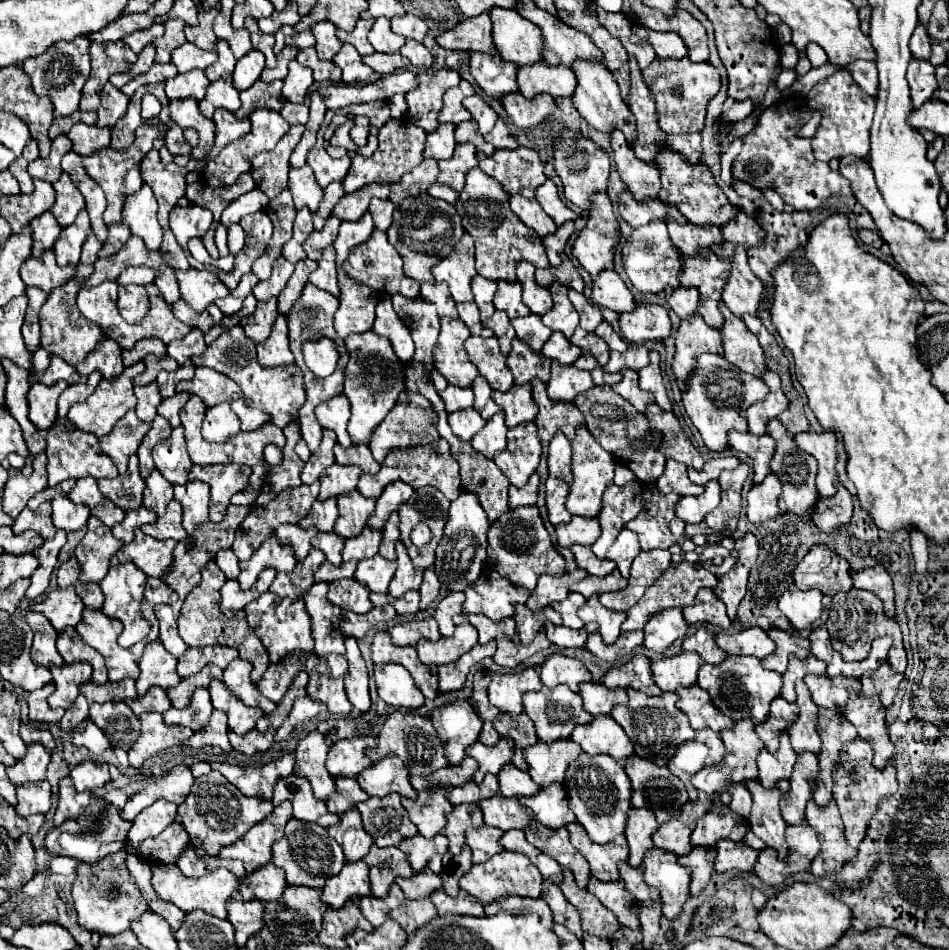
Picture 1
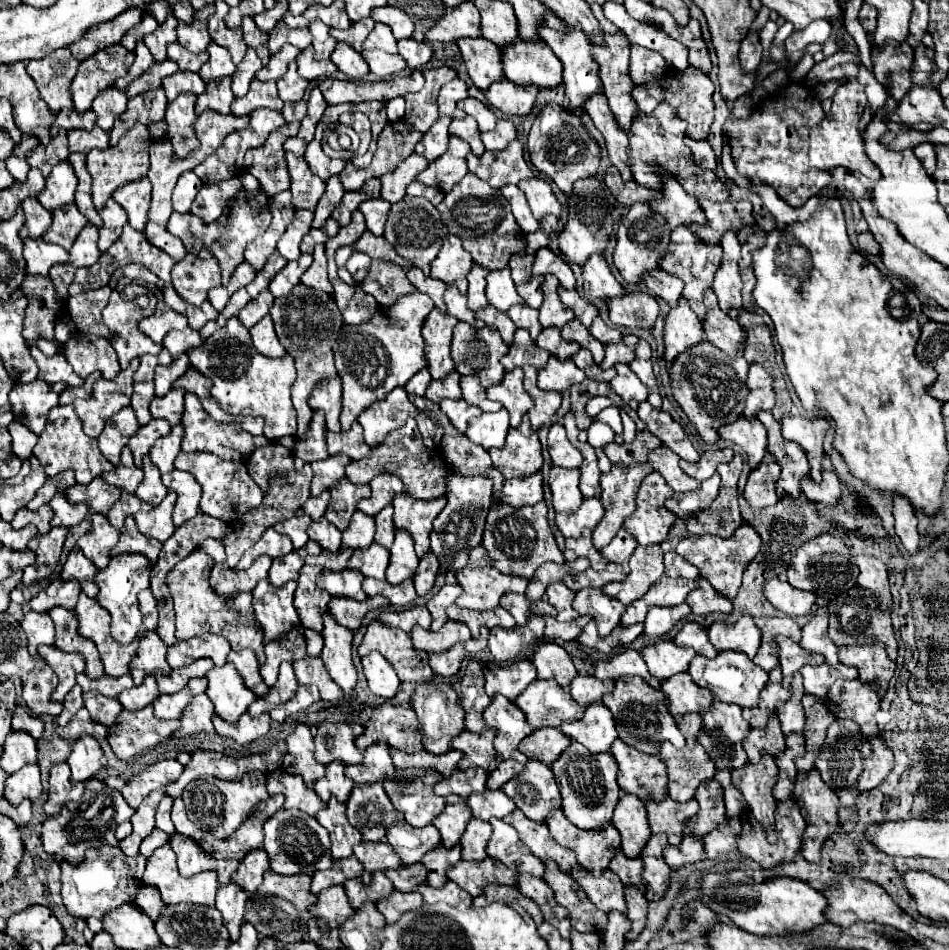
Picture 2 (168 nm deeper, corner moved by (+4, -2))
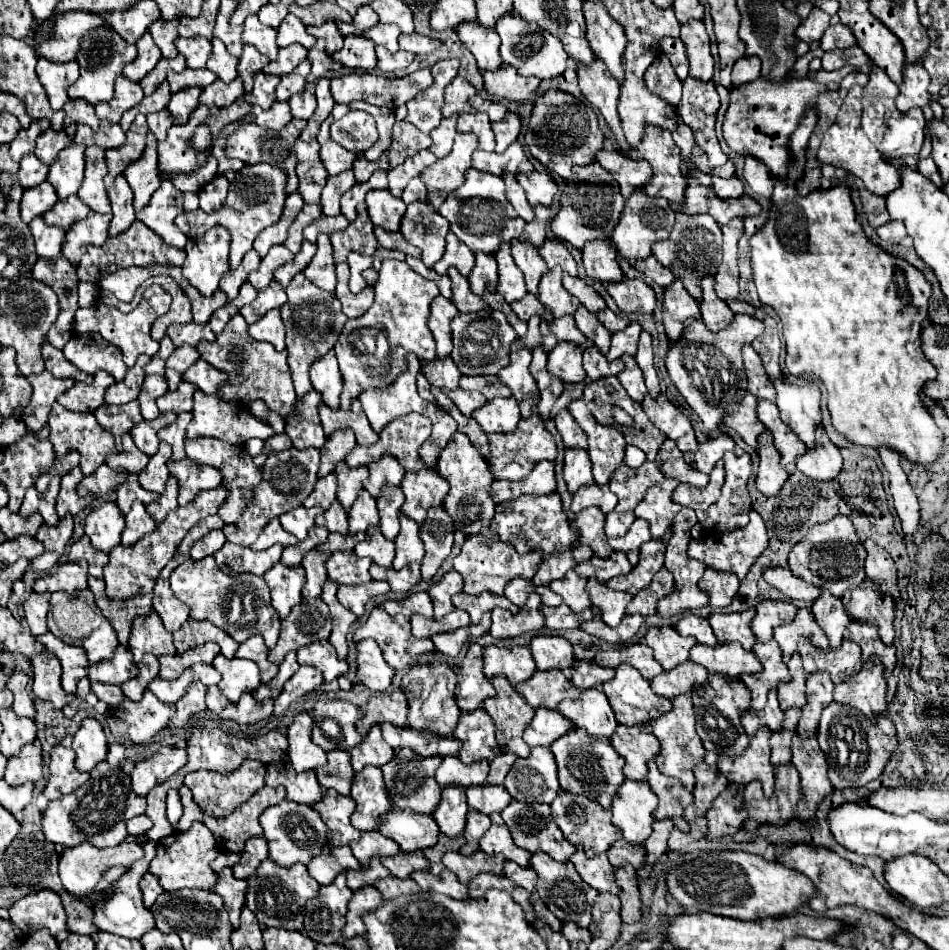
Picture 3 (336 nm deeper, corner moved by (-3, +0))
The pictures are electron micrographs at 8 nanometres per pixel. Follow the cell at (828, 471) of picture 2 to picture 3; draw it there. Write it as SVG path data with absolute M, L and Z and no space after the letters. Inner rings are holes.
M825 439L815 449L807 449L797 457L797 469L817 481L831 481L841 471L841 453L839 449Z

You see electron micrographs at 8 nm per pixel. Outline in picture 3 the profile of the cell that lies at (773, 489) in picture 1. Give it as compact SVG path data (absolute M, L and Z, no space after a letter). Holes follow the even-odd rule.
M767 429L759 435L759 457L761 463L755 479L757 489L767 497L775 497L787 481L789 473L781 467L781 453L775 449L773 437Z

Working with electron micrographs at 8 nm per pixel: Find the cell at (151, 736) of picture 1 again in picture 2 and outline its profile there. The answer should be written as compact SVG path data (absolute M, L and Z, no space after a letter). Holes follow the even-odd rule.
M144 707L142 711L124 709L118 717L118 727L110 729L108 741L116 757L126 761L142 755L160 739L168 739L179 726L179 720L166 721L154 717L152 707Z

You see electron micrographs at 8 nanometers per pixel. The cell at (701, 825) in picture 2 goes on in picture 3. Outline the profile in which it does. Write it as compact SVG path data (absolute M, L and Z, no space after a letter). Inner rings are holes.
M705 761L693 767L693 775L695 775L693 801L683 811L683 817L687 823L691 823L695 817L705 817L713 799L721 791L725 791L725 785L727 785L727 779L719 773L719 769L715 765L707 765Z

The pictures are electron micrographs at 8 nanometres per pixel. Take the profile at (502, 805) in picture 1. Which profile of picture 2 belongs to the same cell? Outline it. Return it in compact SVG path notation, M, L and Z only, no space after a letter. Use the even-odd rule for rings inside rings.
M484 791L478 795L470 795L466 803L472 809L472 815L482 821L490 821L492 817L502 819L516 809L514 801L506 797L504 791Z

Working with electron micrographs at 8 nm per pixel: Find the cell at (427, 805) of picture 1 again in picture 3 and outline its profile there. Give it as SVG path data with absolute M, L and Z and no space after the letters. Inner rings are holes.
M407 747L397 749L395 757L381 767L385 787L393 805L397 805L399 809L411 809L415 813L431 815L441 797L441 787L435 781L435 769L439 767L439 763L441 763L439 757L421 757L413 749L407 749Z

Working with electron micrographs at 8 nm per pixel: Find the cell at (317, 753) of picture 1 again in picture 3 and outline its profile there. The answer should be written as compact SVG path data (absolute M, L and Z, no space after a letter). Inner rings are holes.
M301 711L295 715L293 723L287 727L287 739L289 739L289 761L295 771L309 771L317 769L317 765L323 765L325 751L311 741L311 717Z

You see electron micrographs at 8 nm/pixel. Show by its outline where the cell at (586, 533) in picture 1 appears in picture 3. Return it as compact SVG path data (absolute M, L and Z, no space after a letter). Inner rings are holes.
M587 485L581 487L575 495L573 495L573 503L571 503L571 513L579 513L581 509L587 507L599 507L603 513L609 513L615 505L617 505L617 497L611 493L609 485Z

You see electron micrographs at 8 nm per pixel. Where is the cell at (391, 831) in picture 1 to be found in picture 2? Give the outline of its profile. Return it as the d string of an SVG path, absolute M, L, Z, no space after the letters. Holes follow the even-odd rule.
M376 783L374 787L354 787L346 807L348 821L362 833L364 841L382 841L386 829L400 821L382 783Z

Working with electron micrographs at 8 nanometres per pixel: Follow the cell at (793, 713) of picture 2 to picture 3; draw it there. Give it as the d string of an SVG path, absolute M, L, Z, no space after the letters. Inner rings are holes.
M795 653L787 665L791 681L777 687L777 699L783 711L787 711L789 707L805 707L805 671L801 665L801 655Z

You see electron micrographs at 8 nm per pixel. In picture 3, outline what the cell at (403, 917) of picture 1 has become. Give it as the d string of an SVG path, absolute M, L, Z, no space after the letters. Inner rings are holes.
M385 877L375 883L375 887L381 891L383 899L393 899L399 897L401 893L415 893L417 883L413 879L397 879L397 877Z

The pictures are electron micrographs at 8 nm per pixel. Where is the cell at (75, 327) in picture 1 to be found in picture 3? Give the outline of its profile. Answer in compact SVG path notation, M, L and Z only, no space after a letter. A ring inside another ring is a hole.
M91 211L83 221L77 221L69 227L63 241L63 253L73 261L73 265L79 263L79 259L87 253L87 245L103 245L111 223L111 213L95 213Z

